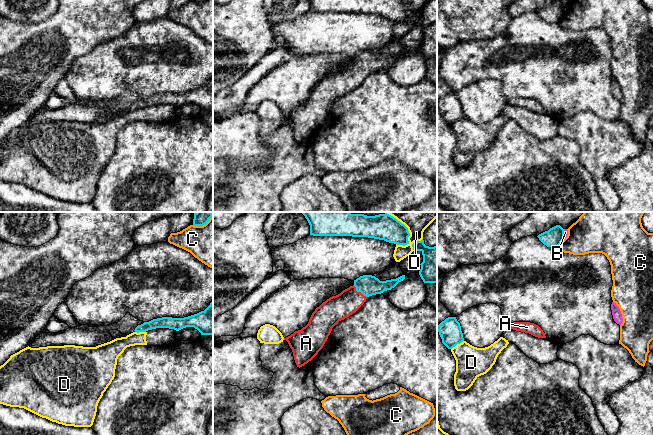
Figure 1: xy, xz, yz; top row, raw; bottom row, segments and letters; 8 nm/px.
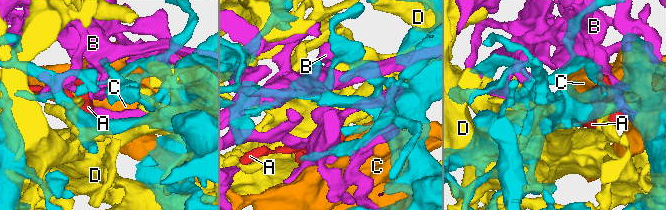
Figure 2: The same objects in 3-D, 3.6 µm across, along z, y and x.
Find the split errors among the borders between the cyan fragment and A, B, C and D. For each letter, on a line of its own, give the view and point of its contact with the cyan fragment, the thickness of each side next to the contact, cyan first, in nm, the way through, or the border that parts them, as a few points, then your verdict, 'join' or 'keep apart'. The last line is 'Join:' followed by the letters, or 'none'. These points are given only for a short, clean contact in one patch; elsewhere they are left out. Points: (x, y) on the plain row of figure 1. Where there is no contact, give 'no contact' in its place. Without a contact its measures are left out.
A: contact xz (359, 67); calibres 170 and 200 nm; join
B: contact yz (563, 10); calibres 150 and 30 nm; keep apart
C: contact yz (561, 17); calibres 150 and 240 nm; keep apart
D: contact xz (409, 11); calibres 160 and 110 nm; keep apart
Join: A

